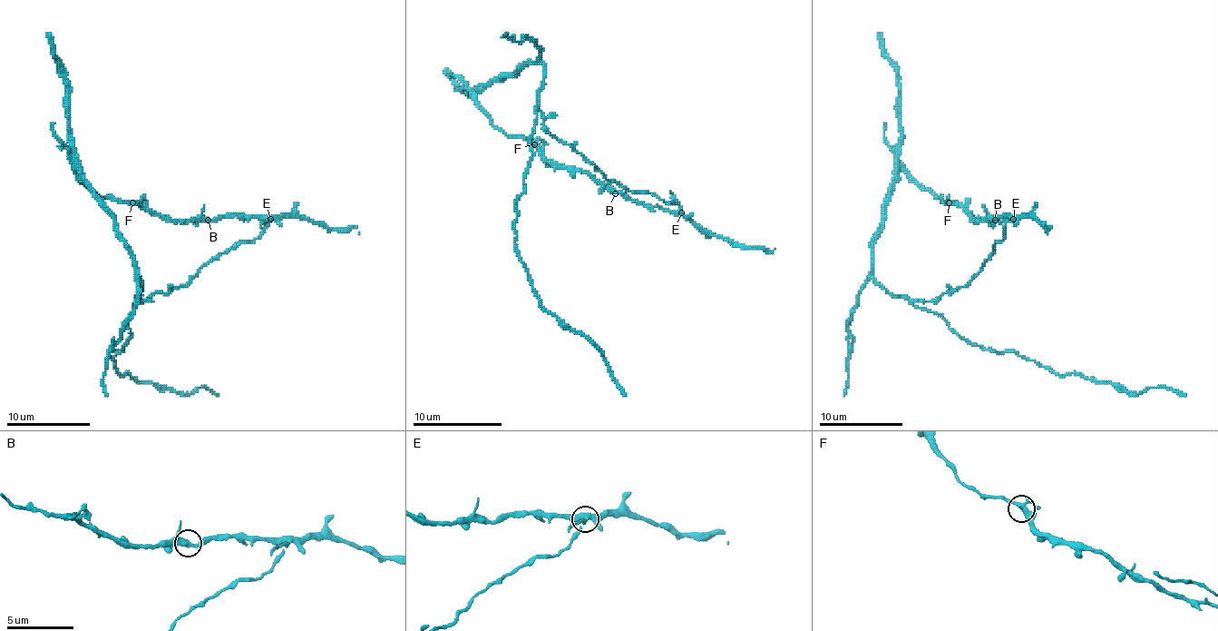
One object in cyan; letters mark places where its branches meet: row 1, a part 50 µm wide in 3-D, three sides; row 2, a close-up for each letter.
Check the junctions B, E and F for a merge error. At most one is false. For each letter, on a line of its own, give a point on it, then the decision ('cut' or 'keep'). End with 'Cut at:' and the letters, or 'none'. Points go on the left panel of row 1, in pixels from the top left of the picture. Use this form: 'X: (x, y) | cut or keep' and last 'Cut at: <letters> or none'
B: (208, 220) | keep
E: (270, 219) | cut
F: (132, 202) | keep
Cut at: E

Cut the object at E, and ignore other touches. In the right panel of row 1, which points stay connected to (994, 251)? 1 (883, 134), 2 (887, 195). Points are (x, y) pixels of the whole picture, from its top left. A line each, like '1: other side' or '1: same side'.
1: other side
2: same side

